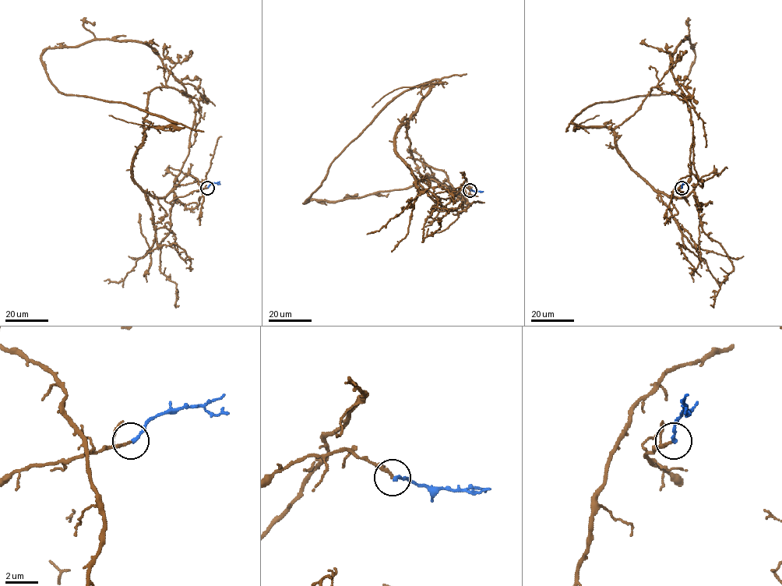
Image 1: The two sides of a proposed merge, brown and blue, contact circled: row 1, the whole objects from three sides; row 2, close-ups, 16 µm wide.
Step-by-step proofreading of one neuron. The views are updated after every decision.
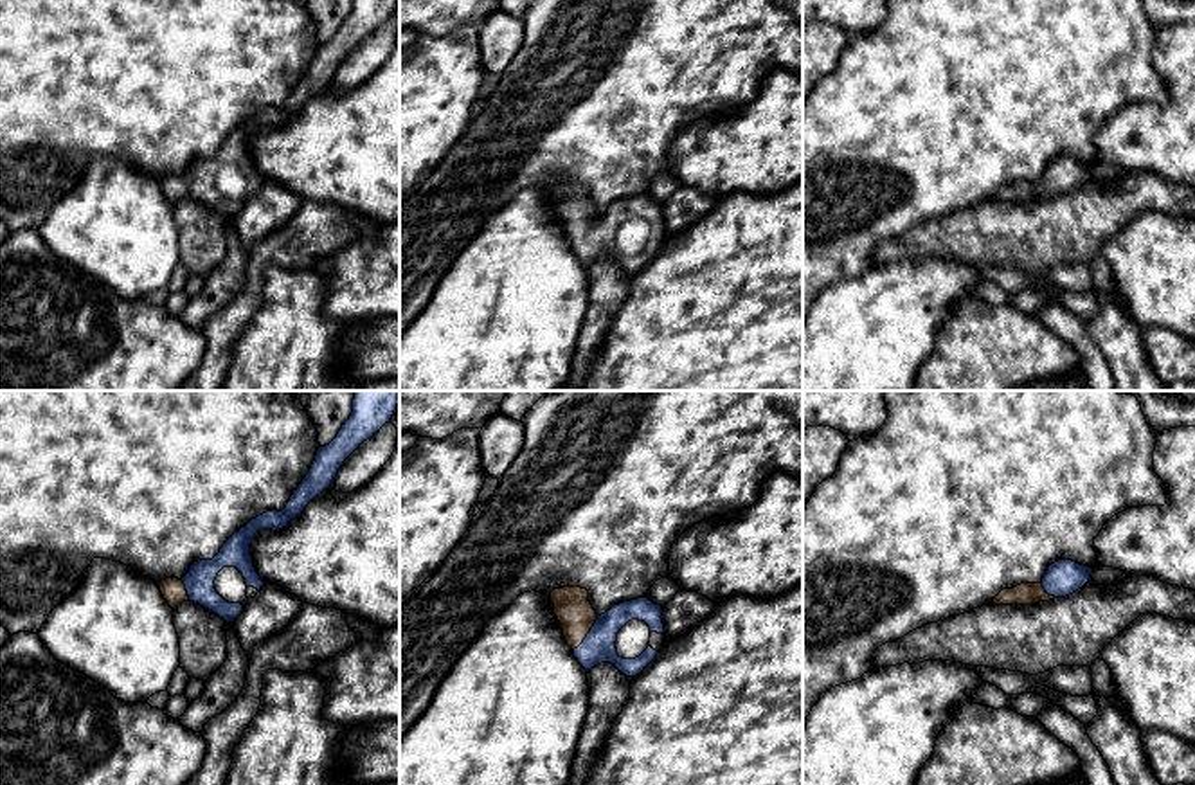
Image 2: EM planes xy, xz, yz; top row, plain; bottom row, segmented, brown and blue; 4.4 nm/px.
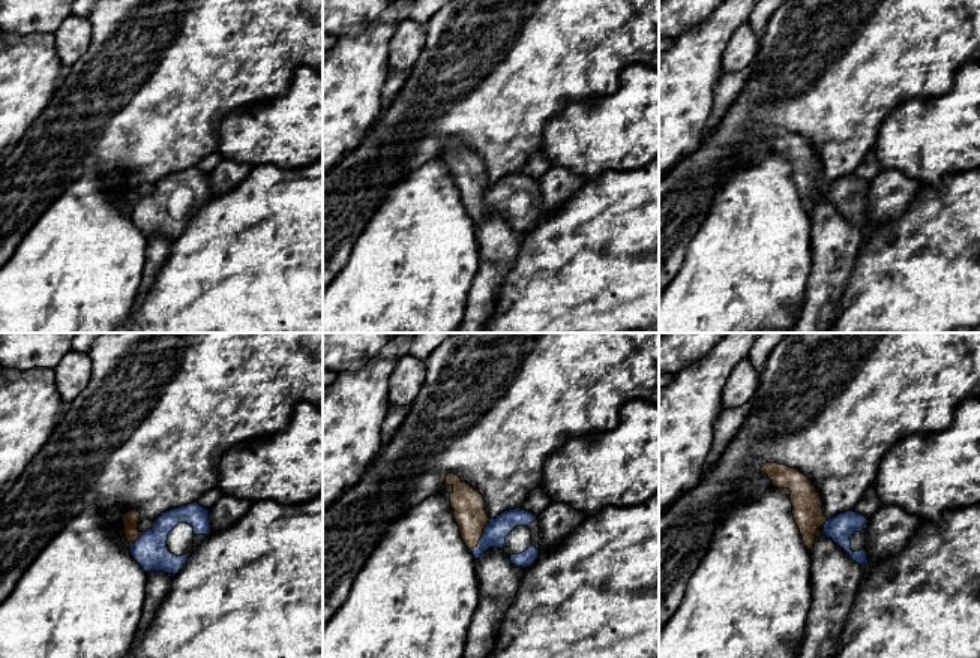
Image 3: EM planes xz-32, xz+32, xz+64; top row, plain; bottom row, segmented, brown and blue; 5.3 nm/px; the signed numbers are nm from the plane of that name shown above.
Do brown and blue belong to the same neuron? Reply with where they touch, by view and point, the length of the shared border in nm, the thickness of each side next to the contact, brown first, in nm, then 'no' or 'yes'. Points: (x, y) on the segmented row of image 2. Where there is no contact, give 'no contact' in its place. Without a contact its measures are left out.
contact xz (587, 632); length 200 nm; calibres 160 and 150 nm; yes

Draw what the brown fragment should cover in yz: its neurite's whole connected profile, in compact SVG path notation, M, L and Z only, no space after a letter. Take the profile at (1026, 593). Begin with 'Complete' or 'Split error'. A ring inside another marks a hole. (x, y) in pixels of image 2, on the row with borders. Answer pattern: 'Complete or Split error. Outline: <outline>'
Split error. Outline: M1058 560L1051 564L1040 583L1020 583L1013 589L1002 589L995 598L995 605L1031 605L1065 598L1082 589L1091 578L1092 567L1080 565L1073 560Z

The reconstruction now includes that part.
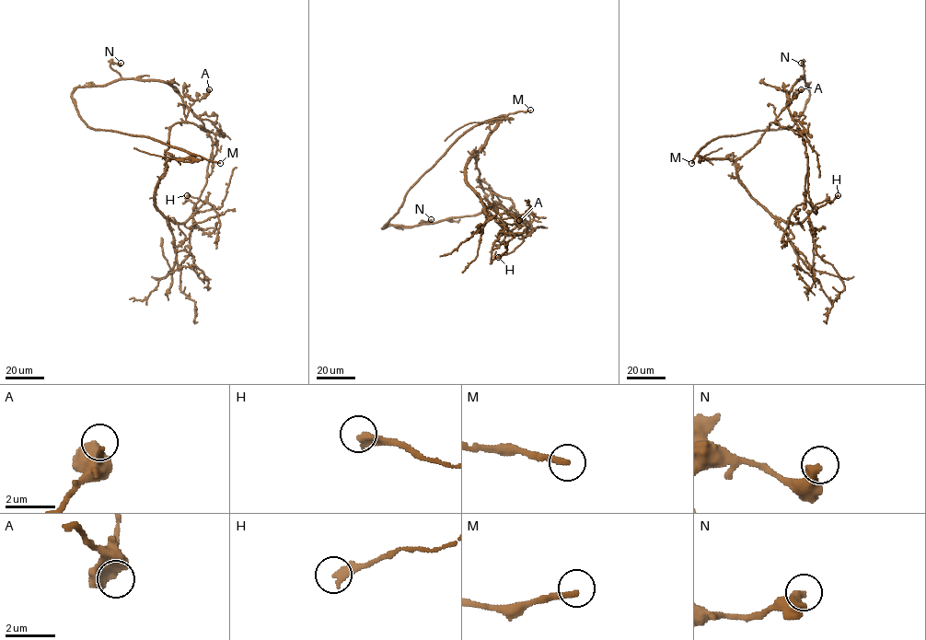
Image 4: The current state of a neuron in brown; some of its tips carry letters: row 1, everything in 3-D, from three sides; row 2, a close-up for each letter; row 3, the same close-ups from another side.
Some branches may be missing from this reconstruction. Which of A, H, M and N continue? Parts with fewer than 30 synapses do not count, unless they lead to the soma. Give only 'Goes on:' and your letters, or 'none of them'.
Goes on: M

